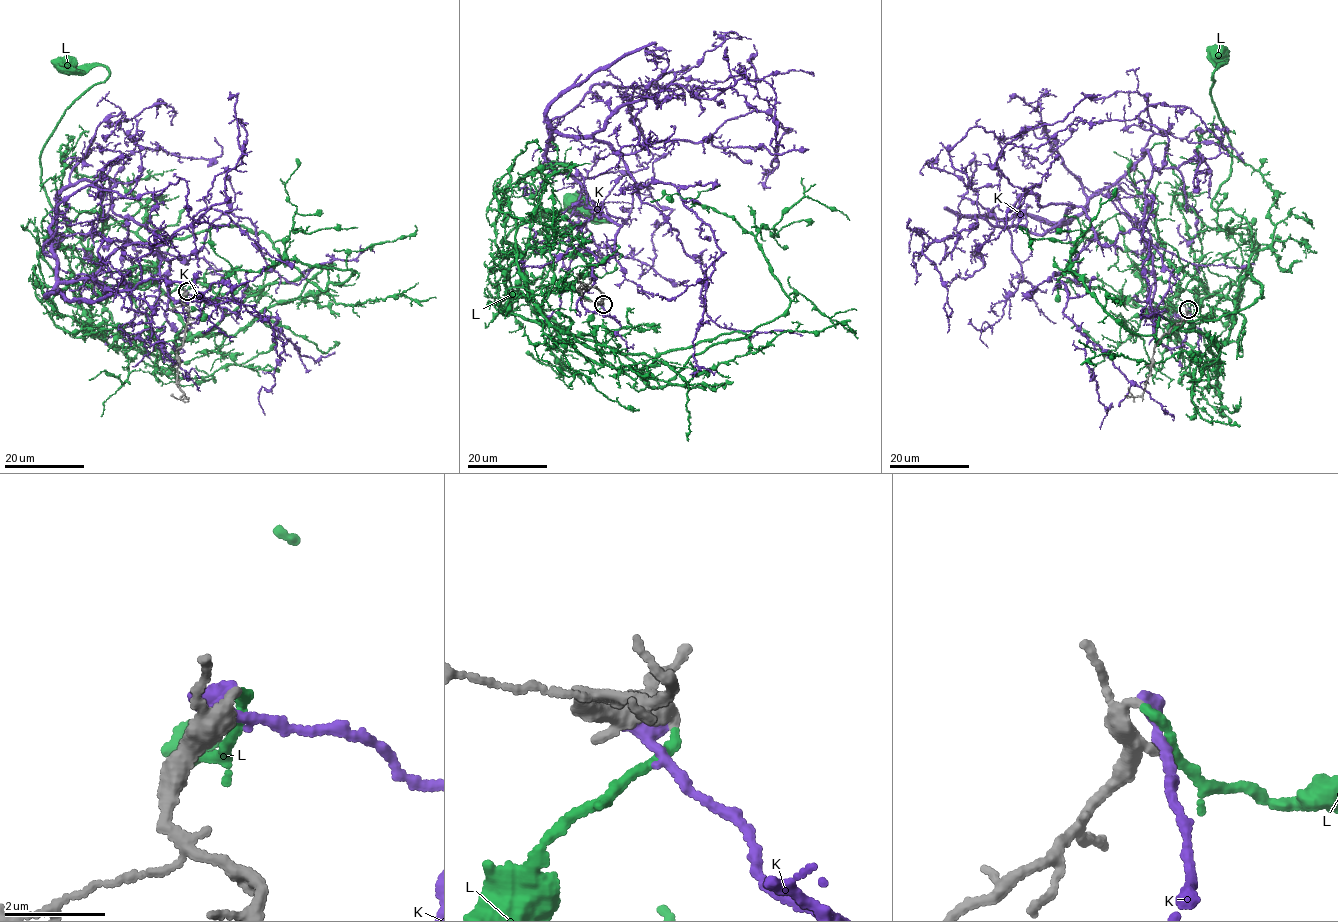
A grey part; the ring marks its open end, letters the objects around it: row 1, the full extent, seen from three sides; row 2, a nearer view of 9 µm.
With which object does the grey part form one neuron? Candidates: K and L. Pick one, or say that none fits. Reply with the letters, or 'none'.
L

